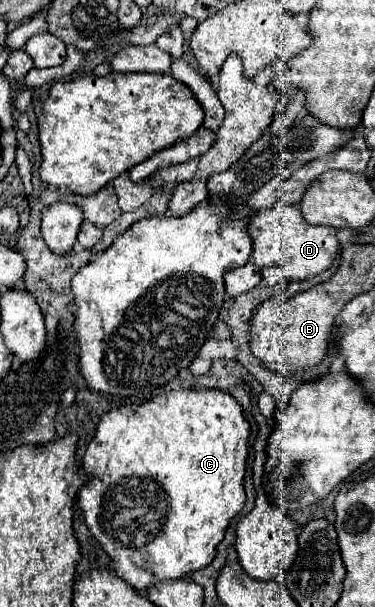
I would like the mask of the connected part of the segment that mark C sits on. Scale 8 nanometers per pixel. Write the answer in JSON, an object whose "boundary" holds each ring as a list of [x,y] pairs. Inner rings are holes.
{"boundary":[[[201,387],[201,389],[171,389],[163,395],[153,397],[147,403],[117,407],[117,409],[113,409],[113,411],[109,411],[101,417],[101,421],[97,423],[95,437],[87,445],[87,451],[83,455],[83,469],[91,479],[81,489],[77,503],[79,503],[79,509],[83,511],[83,515],[85,515],[85,523],[87,523],[89,531],[101,543],[101,547],[107,551],[107,555],[113,559],[113,569],[115,569],[117,577],[121,577],[133,589],[143,591],[143,589],[147,589],[147,585],[153,585],[153,583],[165,581],[165,579],[181,579],[187,573],[203,569],[205,565],[211,563],[211,559],[215,557],[215,547],[221,543],[227,525],[245,505],[243,477],[245,477],[245,463],[247,463],[247,455],[249,455],[249,435],[251,435],[251,427],[249,427],[247,419],[243,417],[241,403],[221,389],[205,389],[205,387]],[[149,523],[163,523],[163,527],[147,543]]]}

